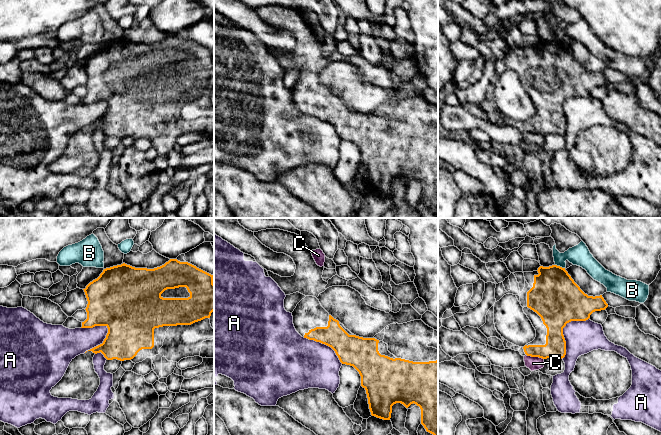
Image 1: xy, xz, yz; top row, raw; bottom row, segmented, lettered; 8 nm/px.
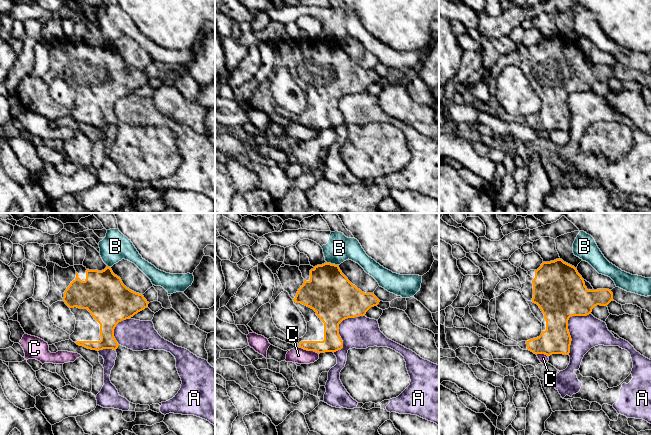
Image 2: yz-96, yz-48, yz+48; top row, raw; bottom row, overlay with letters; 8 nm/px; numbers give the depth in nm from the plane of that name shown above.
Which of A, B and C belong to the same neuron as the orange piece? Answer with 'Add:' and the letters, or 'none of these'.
Add: none of these

